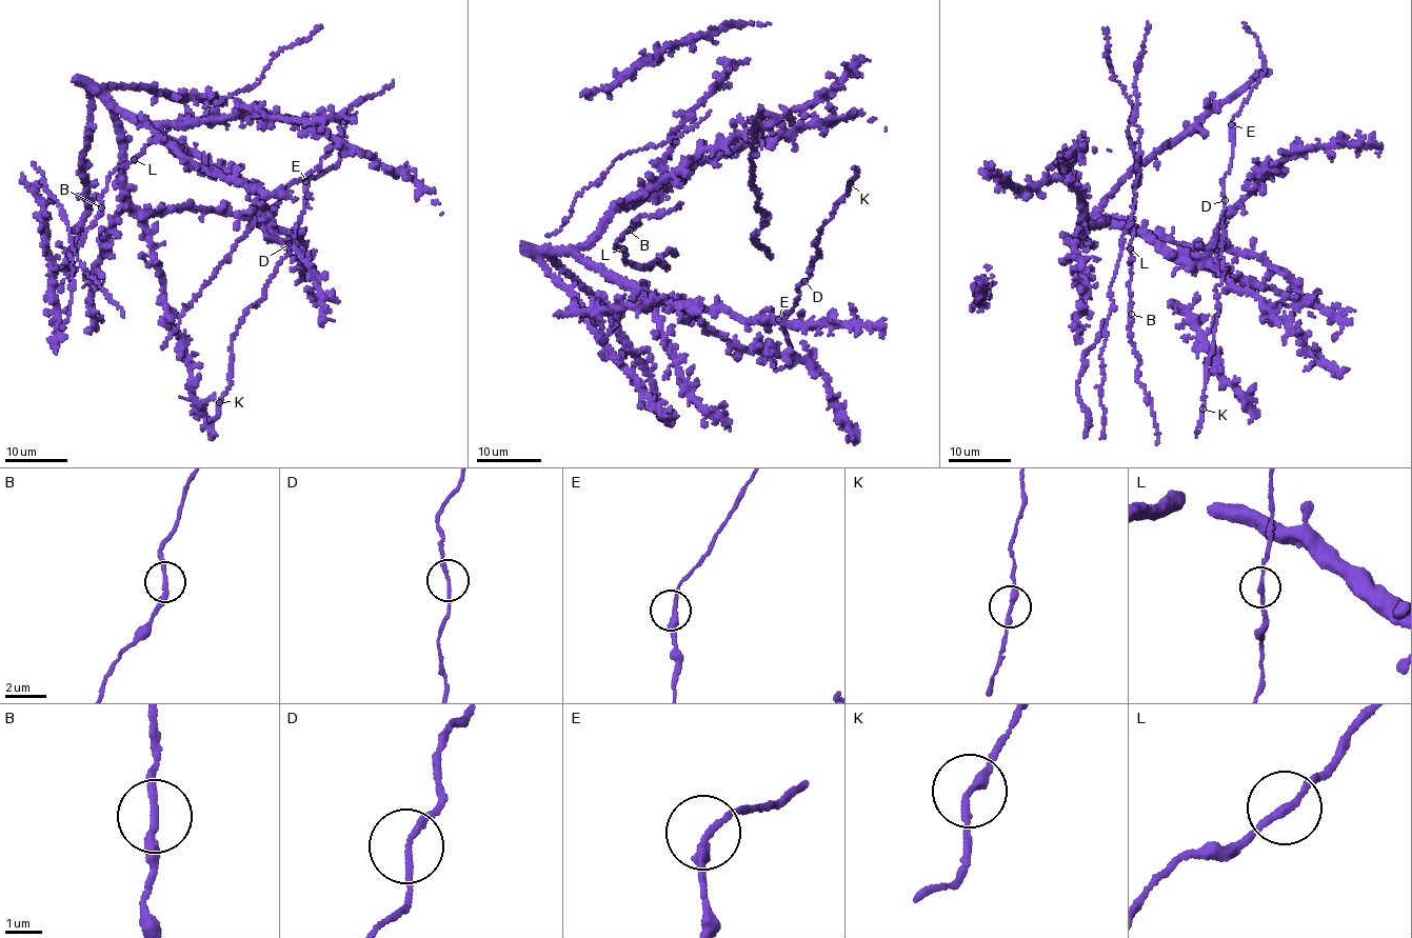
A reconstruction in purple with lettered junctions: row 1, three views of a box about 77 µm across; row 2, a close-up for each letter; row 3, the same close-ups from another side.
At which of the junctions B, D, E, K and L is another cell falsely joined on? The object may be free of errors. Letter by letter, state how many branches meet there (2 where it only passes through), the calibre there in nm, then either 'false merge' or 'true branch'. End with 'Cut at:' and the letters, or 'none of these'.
B: 2 | 180 nm | true branch
D: 2 | 150 nm | true branch
E: 2 | 240 nm | true branch
K: 2 | 220 nm | true branch
L: 2 | 180 nm | true branch
Cut at: none of these

